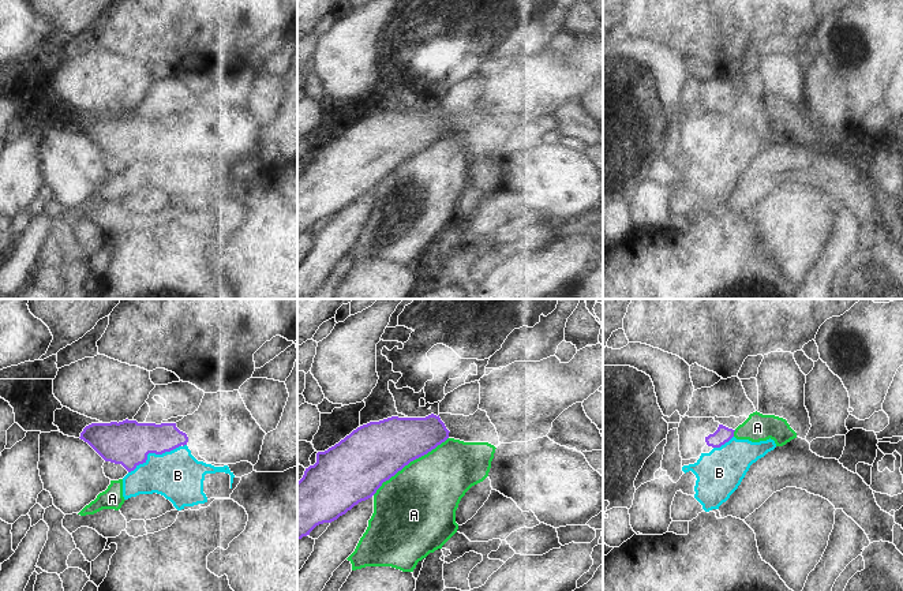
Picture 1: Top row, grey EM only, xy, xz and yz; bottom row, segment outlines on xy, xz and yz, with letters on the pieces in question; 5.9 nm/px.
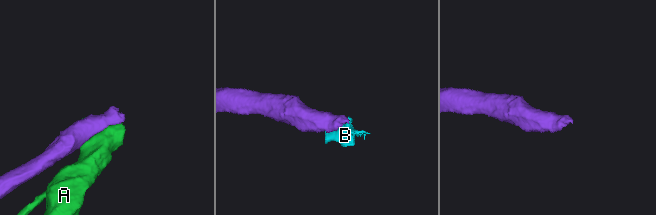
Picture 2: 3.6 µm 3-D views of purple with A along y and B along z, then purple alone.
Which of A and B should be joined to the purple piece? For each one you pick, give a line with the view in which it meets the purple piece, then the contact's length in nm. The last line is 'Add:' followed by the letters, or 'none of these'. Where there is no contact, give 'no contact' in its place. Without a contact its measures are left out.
Add: none of these

